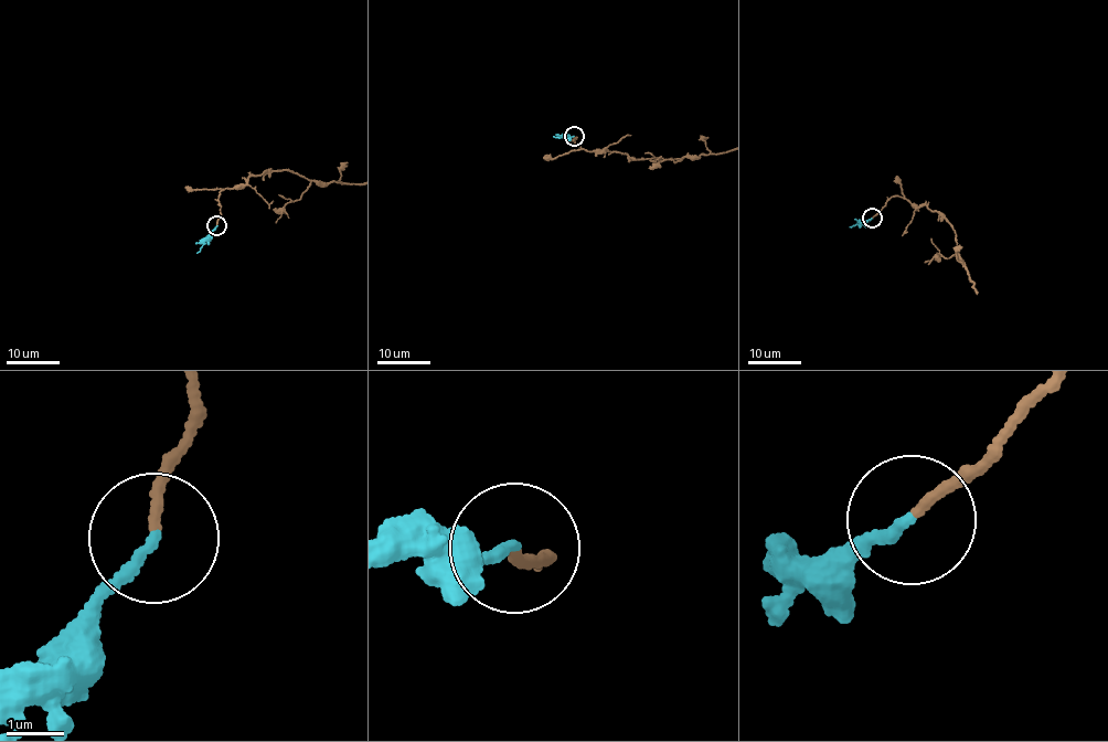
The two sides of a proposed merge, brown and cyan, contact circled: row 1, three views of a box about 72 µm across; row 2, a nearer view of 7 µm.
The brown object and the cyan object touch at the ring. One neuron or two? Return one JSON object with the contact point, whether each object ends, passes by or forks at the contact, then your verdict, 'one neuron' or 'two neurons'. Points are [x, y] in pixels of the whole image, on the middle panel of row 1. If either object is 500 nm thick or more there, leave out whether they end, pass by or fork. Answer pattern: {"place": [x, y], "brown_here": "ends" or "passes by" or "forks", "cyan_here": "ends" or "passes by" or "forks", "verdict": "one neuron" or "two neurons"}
{"place": [574, 136], "brown_here": "ends", "cyan_here": "ends", "verdict": "one neuron"}

